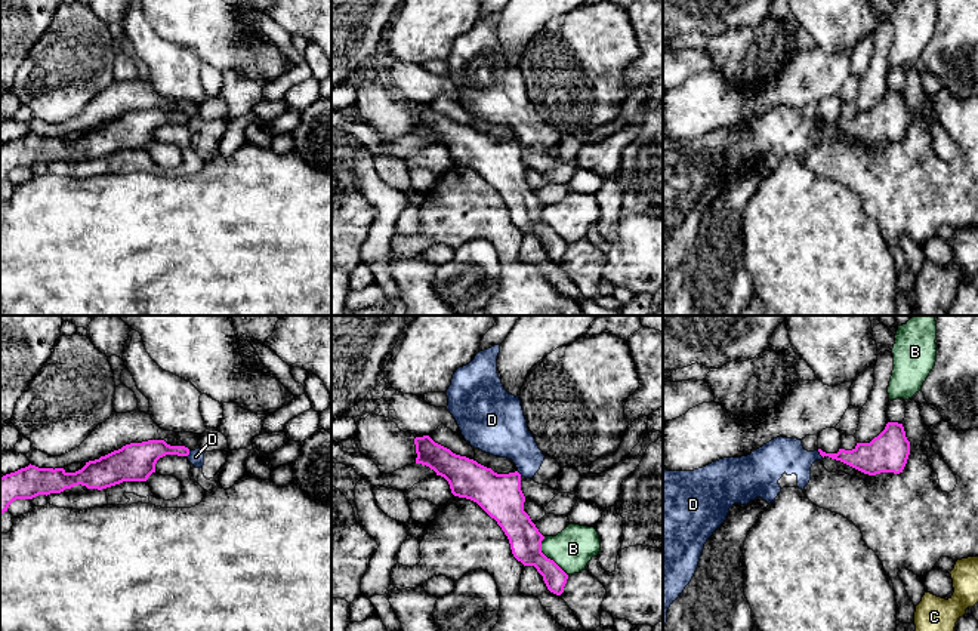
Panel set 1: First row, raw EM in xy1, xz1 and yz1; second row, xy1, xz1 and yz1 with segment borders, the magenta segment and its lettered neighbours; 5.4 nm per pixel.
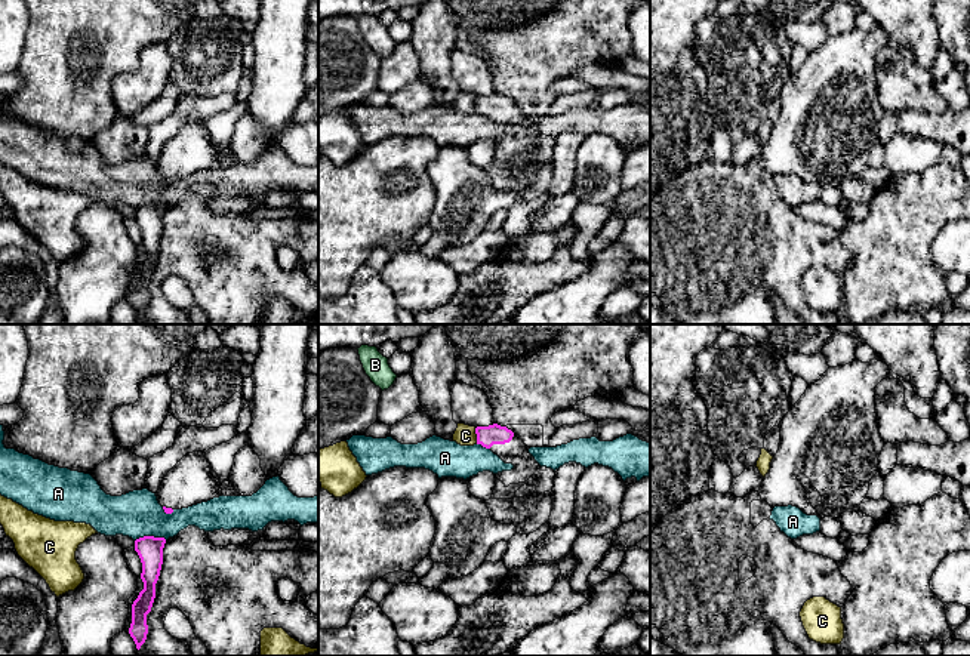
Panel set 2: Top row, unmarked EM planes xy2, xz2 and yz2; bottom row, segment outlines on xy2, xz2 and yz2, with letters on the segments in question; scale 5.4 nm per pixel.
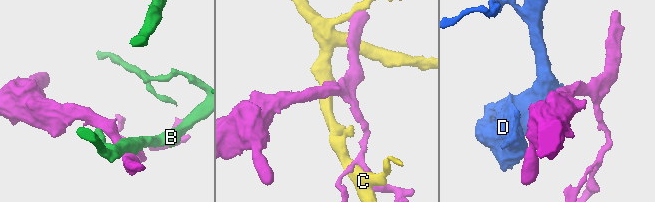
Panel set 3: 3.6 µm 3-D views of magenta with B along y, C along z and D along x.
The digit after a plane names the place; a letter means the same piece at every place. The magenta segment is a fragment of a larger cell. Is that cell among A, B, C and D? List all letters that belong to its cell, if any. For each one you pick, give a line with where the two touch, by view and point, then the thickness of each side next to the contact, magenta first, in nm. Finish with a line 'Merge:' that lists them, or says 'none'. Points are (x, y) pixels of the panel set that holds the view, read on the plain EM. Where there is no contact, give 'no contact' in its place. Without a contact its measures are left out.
Merge: none

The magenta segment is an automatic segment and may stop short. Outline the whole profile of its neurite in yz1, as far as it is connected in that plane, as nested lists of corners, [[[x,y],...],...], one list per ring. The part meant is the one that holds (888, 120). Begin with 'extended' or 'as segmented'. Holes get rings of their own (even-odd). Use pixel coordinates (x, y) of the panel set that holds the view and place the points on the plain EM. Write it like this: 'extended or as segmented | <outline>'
as segmented | [[[888,90],[885,98],[870,111],[857,111],[852,118],[839,117],[837,121],[826,121],[821,117],[818,120],[823,126],[840,129],[869,144],[900,142],[910,123],[910,110],[903,92]]]

